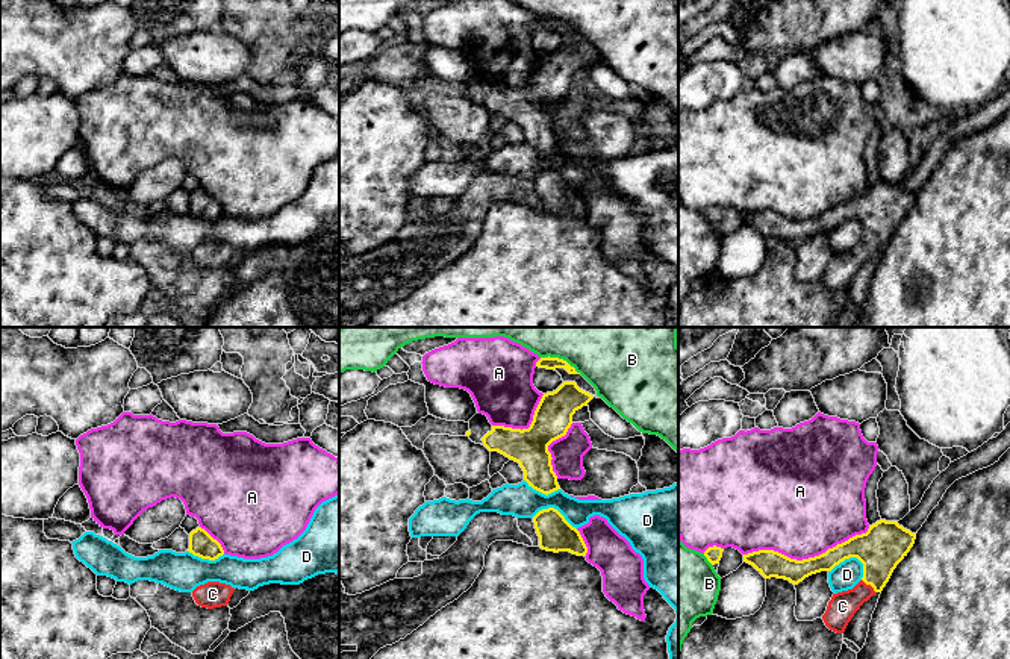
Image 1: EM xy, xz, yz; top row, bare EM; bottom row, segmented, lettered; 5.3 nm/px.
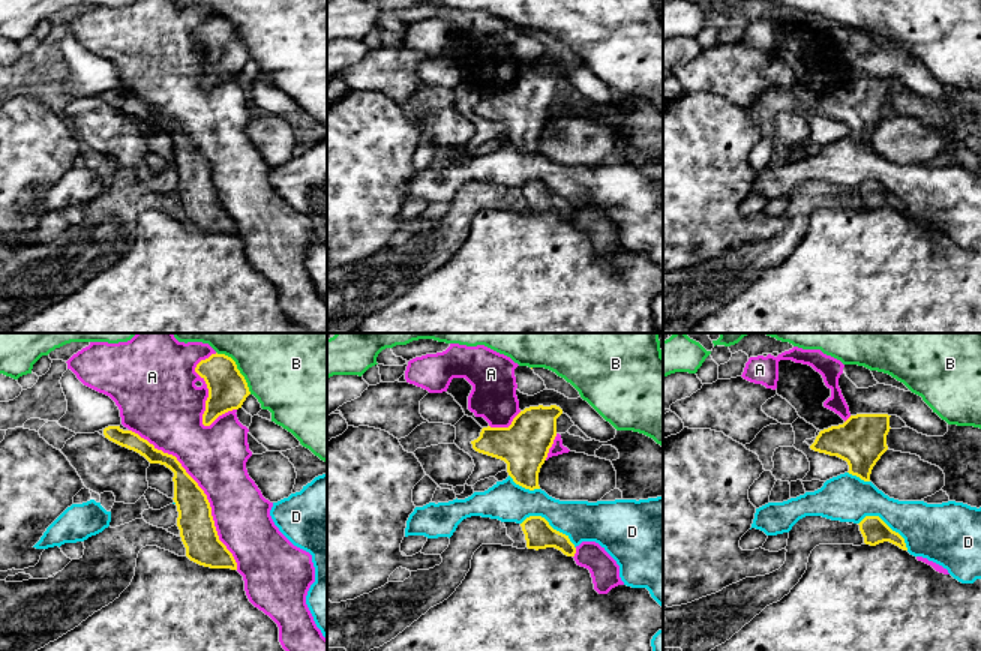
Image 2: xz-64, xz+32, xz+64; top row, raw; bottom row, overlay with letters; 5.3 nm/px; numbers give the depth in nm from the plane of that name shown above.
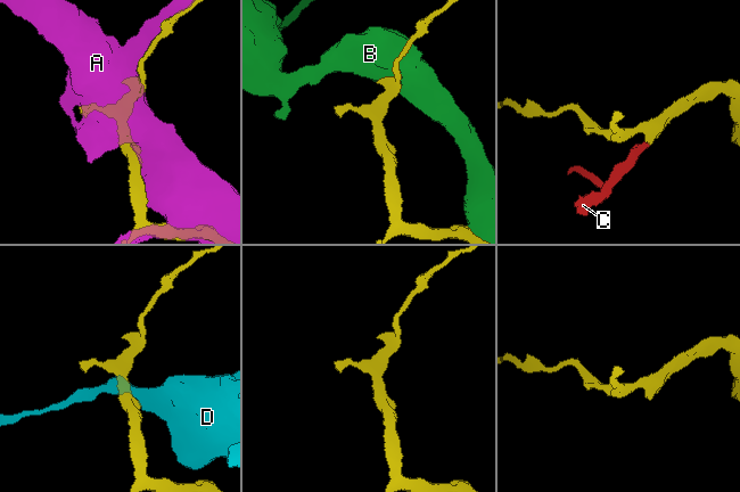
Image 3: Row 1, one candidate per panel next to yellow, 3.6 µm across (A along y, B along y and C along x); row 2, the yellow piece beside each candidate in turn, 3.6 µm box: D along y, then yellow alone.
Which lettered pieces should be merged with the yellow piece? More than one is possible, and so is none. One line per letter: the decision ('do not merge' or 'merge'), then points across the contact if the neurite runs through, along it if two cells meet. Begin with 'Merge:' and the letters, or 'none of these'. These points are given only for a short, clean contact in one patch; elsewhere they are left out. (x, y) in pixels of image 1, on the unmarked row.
Merge: C
A: do not merge
B: do not merge
C: merge; way yz (886, 203), (869, 244), (842, 267)
D: do not merge

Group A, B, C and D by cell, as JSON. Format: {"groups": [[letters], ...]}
{"groups": [["A"], ["B"], ["C"], ["D"]]}

